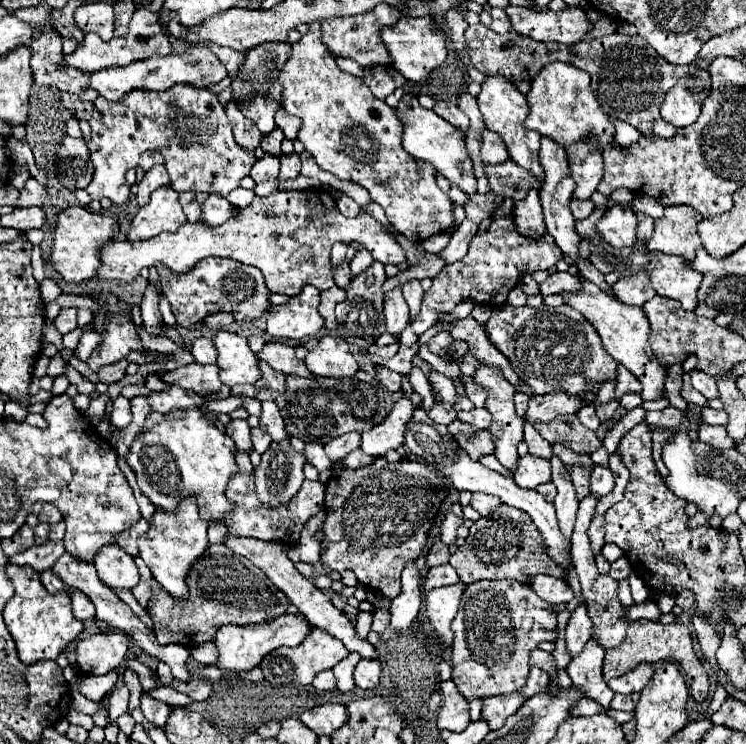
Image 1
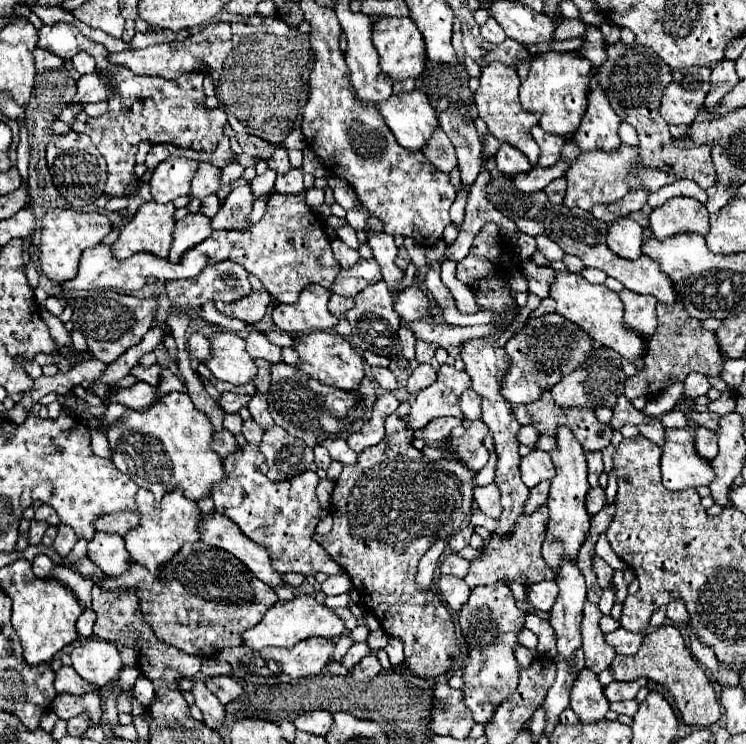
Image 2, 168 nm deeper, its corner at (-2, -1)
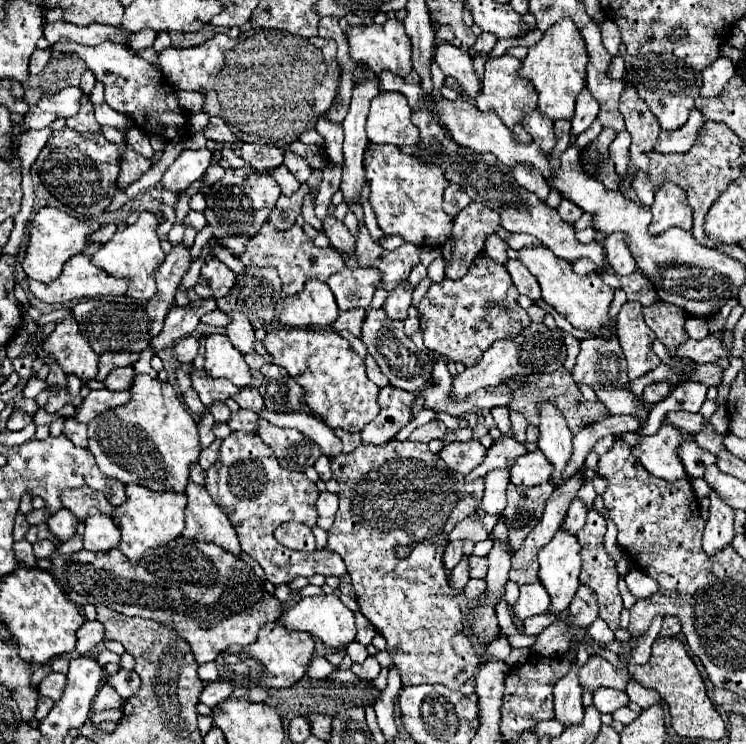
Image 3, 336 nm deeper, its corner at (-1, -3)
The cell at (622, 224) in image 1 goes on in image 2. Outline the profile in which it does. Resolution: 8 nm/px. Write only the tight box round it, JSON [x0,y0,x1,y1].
[607,218,643,260]

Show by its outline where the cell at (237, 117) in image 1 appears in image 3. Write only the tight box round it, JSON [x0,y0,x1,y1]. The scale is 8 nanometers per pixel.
[240,144,284,170]

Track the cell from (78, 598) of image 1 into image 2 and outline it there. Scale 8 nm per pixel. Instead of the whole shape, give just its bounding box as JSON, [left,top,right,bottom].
[77,608,95,638]

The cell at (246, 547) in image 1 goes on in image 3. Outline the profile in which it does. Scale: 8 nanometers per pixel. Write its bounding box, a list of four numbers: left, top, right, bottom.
[182,482,242,558]

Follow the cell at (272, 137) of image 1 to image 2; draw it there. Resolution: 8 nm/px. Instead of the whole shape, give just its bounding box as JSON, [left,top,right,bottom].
[267,148,289,174]

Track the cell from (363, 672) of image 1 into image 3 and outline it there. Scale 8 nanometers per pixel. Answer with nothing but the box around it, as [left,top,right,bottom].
[350,656,380,680]

